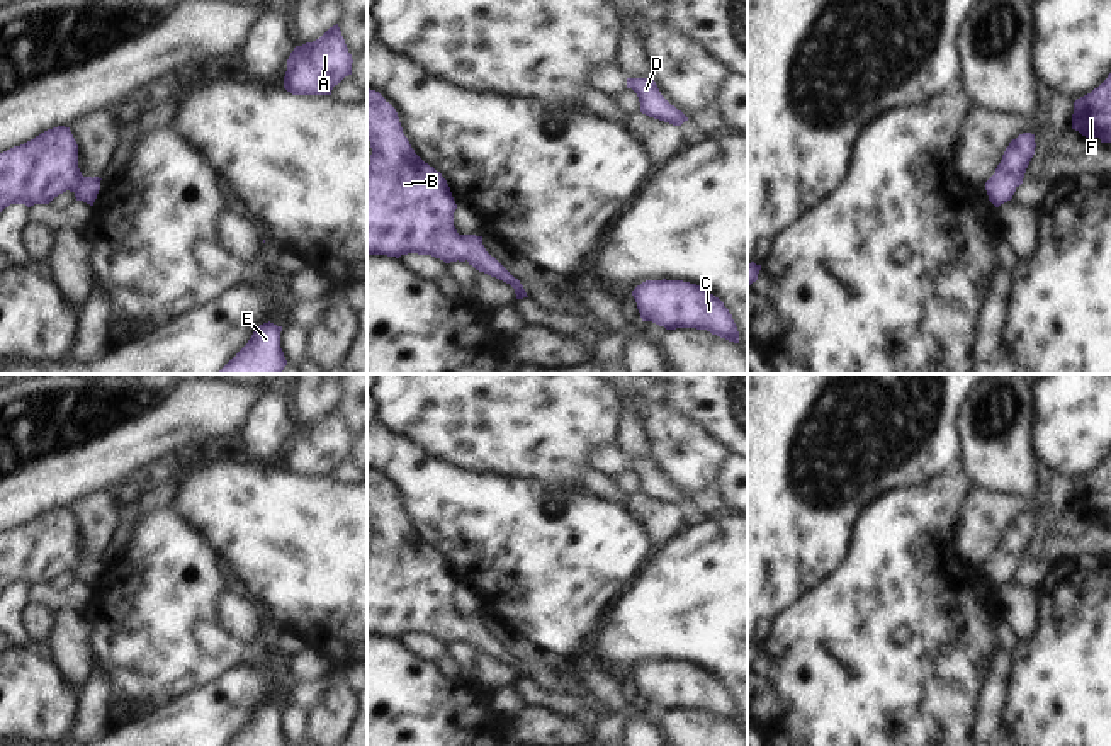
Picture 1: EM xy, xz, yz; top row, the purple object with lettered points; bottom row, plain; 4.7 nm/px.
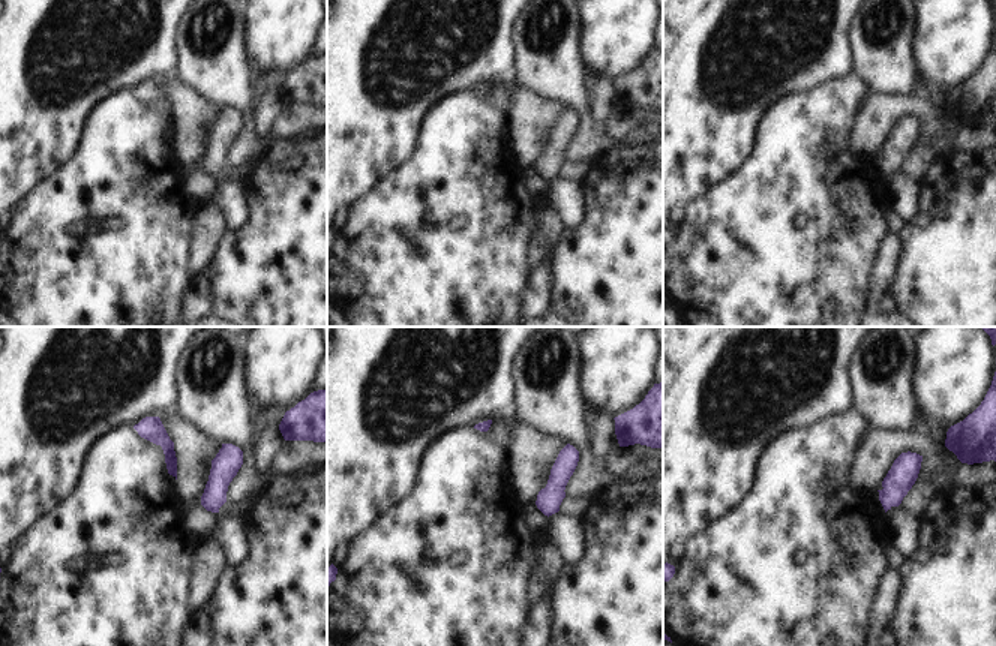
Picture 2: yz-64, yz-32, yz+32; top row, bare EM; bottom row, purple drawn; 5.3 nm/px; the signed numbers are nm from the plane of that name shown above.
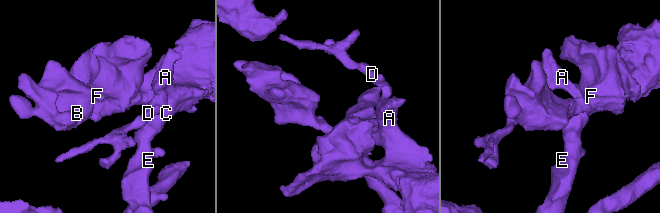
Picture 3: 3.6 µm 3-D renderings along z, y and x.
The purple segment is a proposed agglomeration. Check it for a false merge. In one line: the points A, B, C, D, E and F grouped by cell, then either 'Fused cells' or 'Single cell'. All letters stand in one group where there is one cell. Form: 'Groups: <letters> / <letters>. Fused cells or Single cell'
Groups: A B C D E F. Single cell

